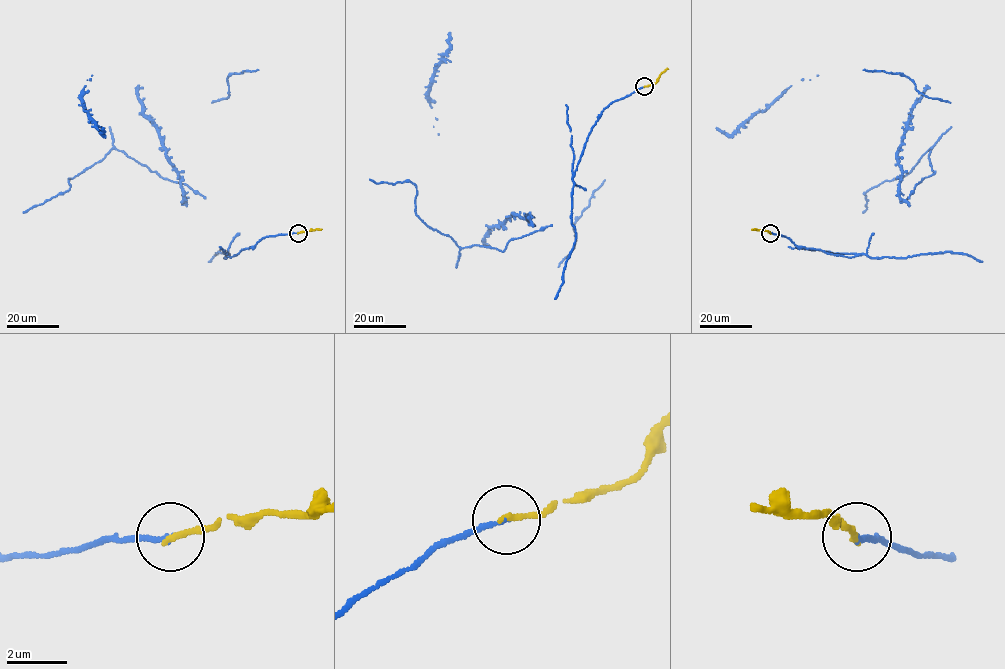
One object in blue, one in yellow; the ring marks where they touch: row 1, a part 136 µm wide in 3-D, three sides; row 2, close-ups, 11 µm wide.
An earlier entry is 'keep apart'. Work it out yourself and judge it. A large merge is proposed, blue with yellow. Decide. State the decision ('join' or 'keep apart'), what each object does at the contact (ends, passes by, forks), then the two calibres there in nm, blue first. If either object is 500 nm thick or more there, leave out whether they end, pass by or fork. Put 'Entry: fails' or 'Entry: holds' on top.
Entry: fails
join; blue ends; yellow ends; calibres 170 and 200 nm

